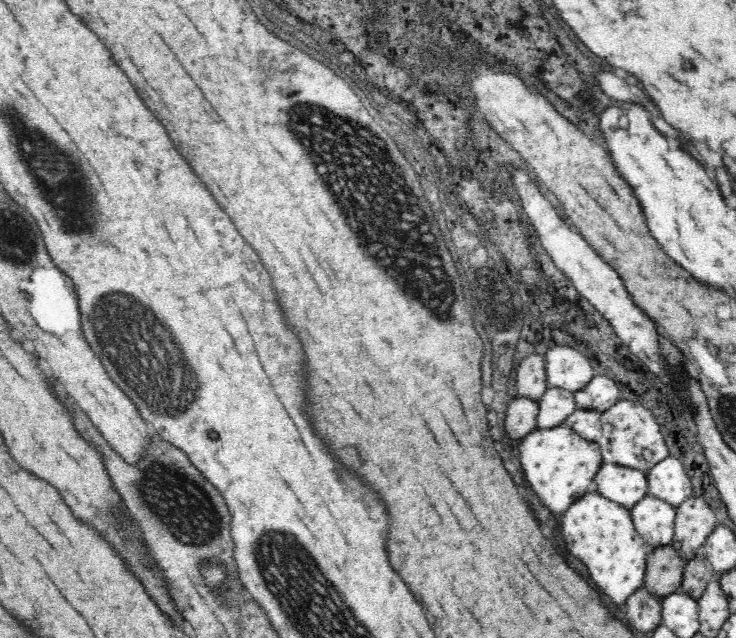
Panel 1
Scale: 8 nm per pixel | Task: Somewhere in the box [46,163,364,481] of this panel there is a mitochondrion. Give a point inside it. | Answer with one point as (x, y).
(144, 360)

